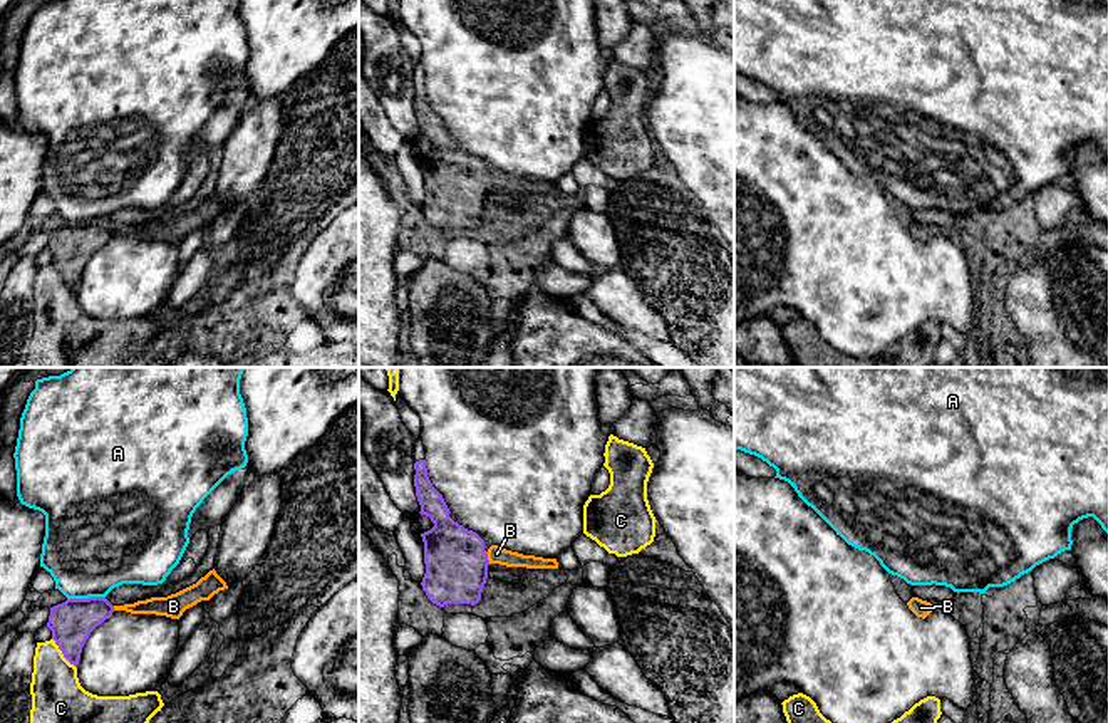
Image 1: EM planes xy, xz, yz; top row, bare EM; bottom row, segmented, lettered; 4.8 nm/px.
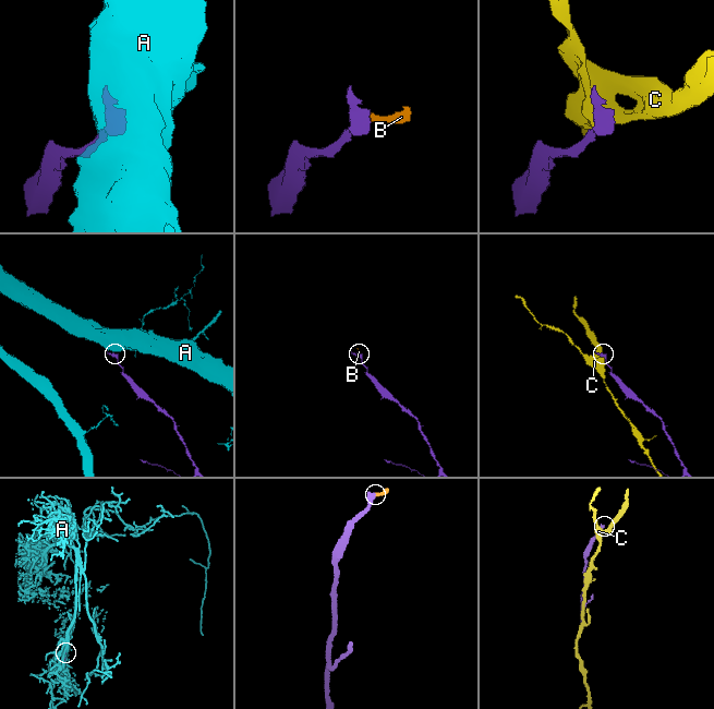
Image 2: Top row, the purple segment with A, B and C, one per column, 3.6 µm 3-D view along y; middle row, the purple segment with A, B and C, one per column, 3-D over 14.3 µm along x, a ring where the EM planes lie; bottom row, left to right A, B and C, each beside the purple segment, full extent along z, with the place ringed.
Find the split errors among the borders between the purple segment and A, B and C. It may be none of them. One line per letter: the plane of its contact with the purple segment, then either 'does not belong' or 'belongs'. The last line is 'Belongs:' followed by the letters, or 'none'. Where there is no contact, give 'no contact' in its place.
A: xy | does not belong
B: xz | belongs
C: xy | does not belong
Belongs: B

